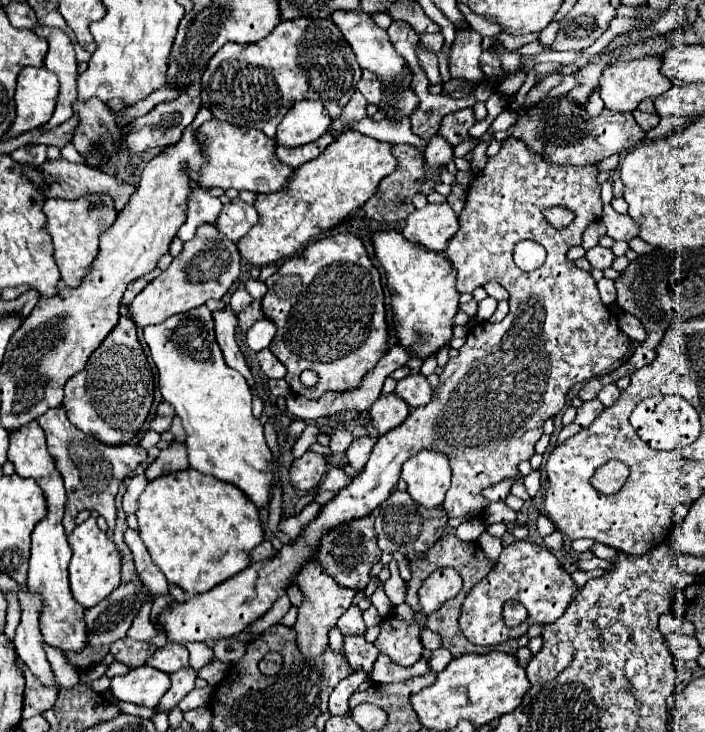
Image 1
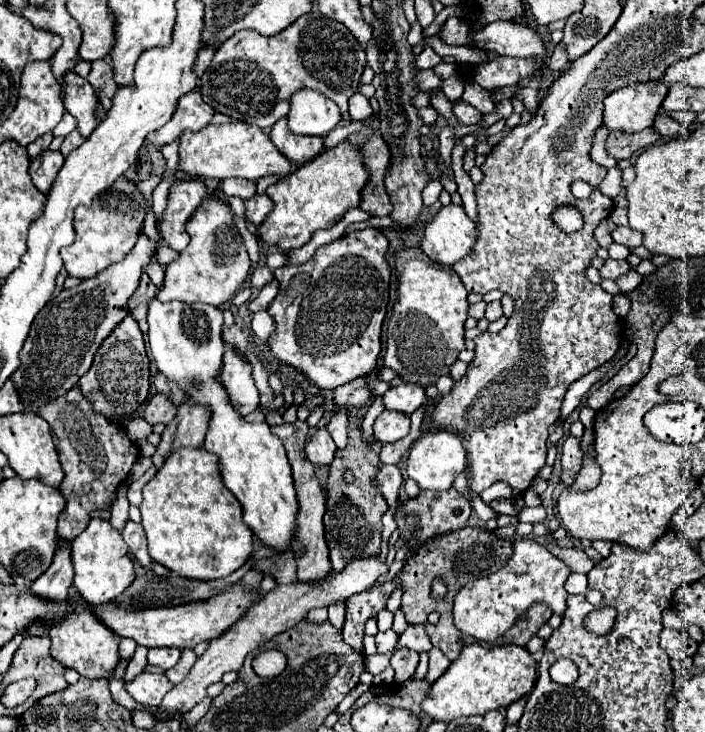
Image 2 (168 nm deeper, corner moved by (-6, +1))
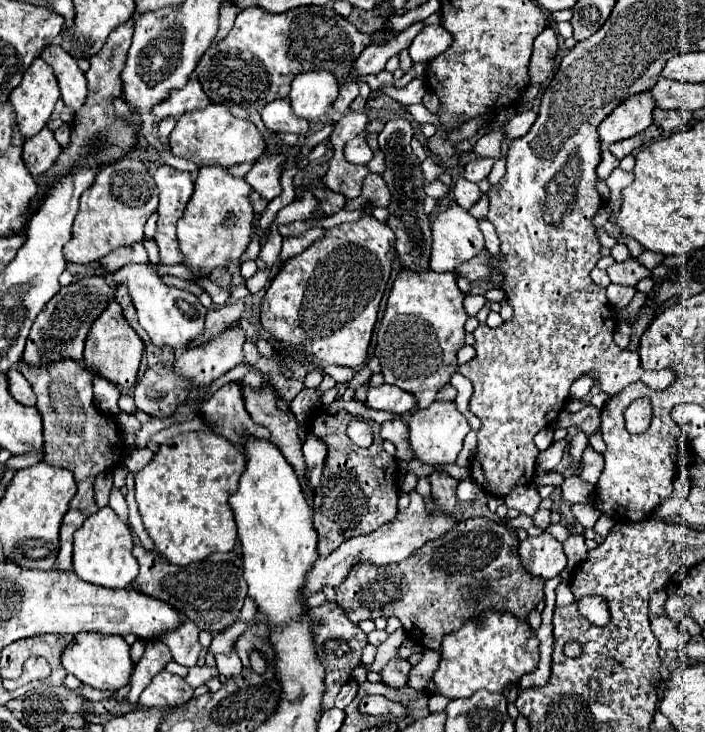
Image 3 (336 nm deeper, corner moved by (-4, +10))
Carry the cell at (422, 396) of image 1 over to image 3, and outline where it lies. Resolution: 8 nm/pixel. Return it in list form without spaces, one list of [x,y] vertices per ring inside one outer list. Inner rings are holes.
[[[383,384],[383,386],[369,388],[365,404],[371,408],[377,408],[377,410],[387,410],[393,414],[405,414],[405,412],[415,408],[417,400],[411,392],[405,392],[399,386]]]

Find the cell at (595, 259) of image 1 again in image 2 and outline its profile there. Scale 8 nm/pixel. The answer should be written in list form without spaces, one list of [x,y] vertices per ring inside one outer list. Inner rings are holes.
[[[607,259],[603,269],[599,271],[601,277],[605,279],[611,279],[611,281],[617,281],[621,275],[625,275],[627,271],[631,271],[631,265],[627,261],[615,261],[615,259]]]

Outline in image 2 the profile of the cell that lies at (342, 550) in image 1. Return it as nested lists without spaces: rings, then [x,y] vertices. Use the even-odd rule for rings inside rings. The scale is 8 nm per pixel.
[[[349,421],[347,425],[347,447],[337,449],[335,459],[331,463],[331,471],[327,477],[325,485],[325,497],[327,497],[327,509],[323,517],[325,525],[325,539],[329,545],[329,559],[331,567],[335,573],[339,573],[349,561],[359,559],[359,557],[369,557],[375,555],[381,547],[381,515],[387,511],[387,501],[379,487],[375,485],[377,471],[381,467],[379,453],[381,453],[381,443],[363,441],[363,431],[359,425]],[[345,471],[353,473],[353,481],[347,483],[343,479]],[[353,525],[355,525],[355,535],[353,535]]]

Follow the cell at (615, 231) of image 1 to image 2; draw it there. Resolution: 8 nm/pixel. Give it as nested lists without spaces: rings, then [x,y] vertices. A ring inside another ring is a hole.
[[[617,227],[617,229],[611,233],[611,237],[613,237],[615,243],[621,243],[621,245],[625,245],[625,247],[629,247],[629,249],[635,249],[635,247],[639,247],[639,245],[643,243],[641,233],[633,231],[631,227]]]

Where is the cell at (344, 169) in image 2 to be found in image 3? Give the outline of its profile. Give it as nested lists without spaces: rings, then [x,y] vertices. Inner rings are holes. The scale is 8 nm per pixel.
[[[317,176],[317,178],[311,178],[305,186],[297,186],[295,188],[295,194],[297,198],[301,198],[305,192],[311,192],[317,202],[319,202],[319,208],[317,208],[317,214],[321,216],[329,216],[329,214],[335,214],[339,210],[343,210],[347,198],[339,192],[333,192],[331,188],[325,186],[325,178],[323,176]]]

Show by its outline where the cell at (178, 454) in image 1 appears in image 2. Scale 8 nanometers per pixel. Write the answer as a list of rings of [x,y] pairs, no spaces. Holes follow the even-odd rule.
[[[185,393],[185,401],[179,405],[175,419],[161,433],[161,443],[157,445],[157,451],[151,457],[153,465],[159,469],[165,459],[175,451],[175,445],[201,447],[207,429],[209,409],[197,405],[197,401],[191,401],[191,397]]]

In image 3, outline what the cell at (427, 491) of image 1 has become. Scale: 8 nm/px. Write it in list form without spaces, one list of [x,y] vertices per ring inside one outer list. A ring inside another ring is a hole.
[[[433,402],[425,410],[415,410],[409,420],[409,444],[411,444],[413,458],[423,464],[431,464],[431,466],[453,464],[457,454],[463,448],[463,438],[467,436],[469,430],[471,428],[467,424],[465,416],[457,410],[455,404]]]

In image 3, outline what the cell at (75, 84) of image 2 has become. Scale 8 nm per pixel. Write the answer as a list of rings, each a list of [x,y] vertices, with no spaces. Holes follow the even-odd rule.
[[[59,44],[47,46],[41,52],[41,58],[47,60],[47,64],[53,68],[59,80],[61,98],[65,106],[77,112],[87,98],[87,80],[85,80],[85,74],[79,70],[77,60],[71,58]]]

